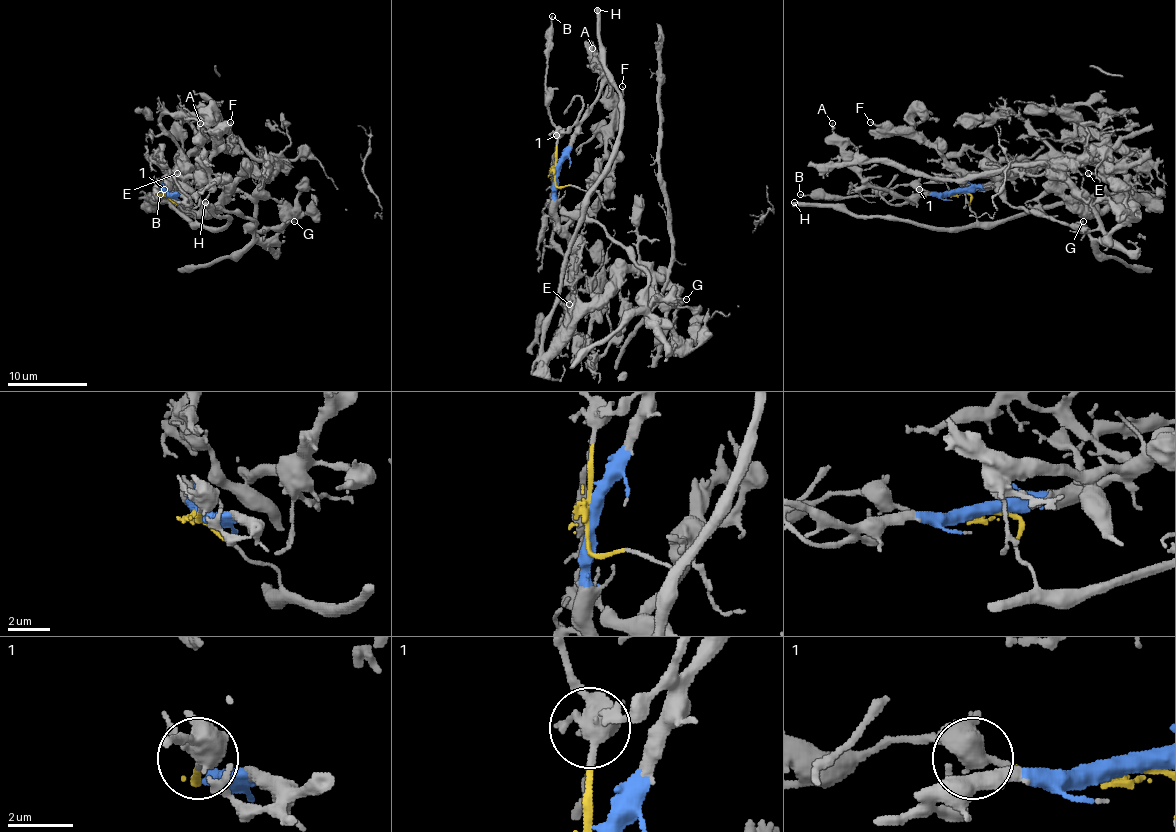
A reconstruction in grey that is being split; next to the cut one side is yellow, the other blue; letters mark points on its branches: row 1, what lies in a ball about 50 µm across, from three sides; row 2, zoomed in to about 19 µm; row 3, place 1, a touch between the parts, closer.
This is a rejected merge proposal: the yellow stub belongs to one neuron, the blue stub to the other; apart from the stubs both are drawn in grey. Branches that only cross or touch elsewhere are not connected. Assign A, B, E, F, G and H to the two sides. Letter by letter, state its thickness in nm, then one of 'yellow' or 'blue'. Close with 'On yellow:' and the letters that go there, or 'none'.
A: 220 nm thick; blue
B: 140 nm thick; yellow
E: 160 nm thick; blue
F: 140 nm thick; blue
G: 130 nm thick; blue
H: 460 nm thick; yellow
On yellow: B, H

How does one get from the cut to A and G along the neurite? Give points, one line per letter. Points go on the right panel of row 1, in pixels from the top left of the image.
A: (956, 193), (920, 193), (899, 197), (871, 185), (833, 131), (831, 123)
G: (956, 193), (996, 185), (998, 179), (998, 193), (1012, 205), (1088, 229), (1082, 221)

